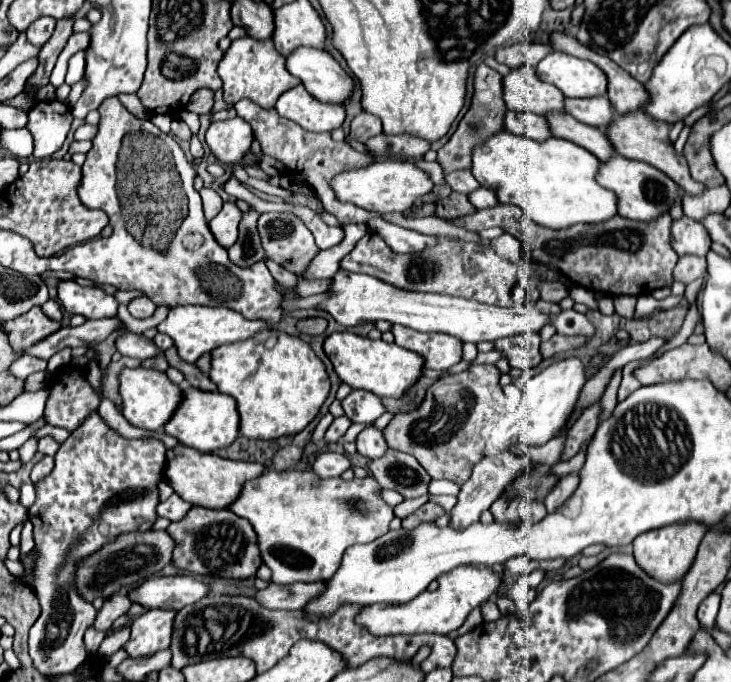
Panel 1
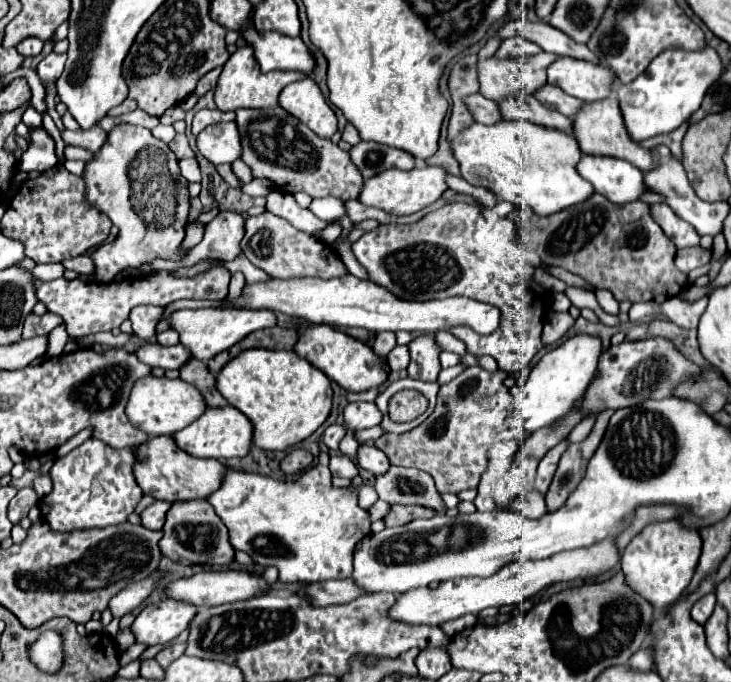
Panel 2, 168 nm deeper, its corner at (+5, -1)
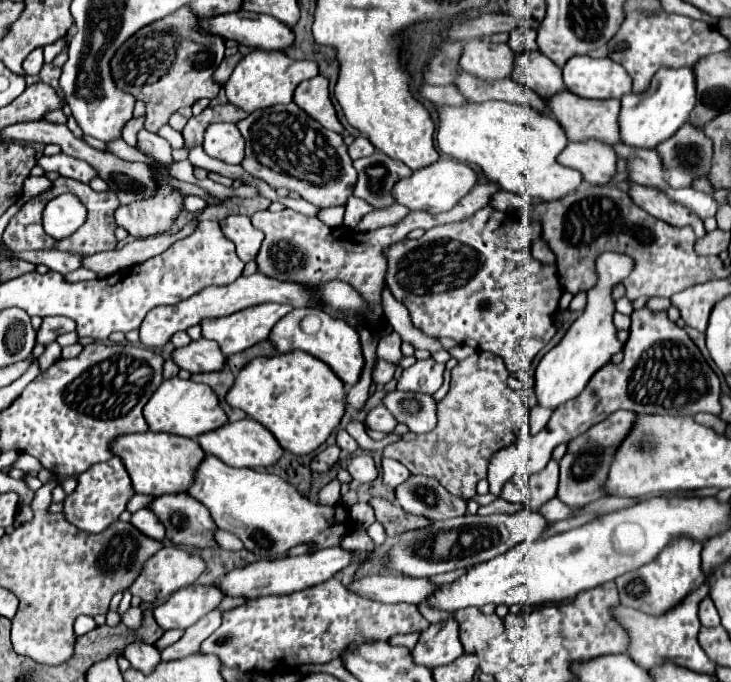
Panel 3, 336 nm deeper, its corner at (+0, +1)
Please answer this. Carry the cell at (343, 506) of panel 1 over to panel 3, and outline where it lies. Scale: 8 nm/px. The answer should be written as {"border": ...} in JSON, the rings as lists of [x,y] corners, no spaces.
{"border":[[[206,455],[198,465],[196,481],[188,489],[188,495],[208,507],[220,529],[234,533],[248,551],[260,557],[276,557],[296,545],[310,545],[310,553],[314,553],[340,545],[342,539],[354,531],[354,521],[350,521],[350,511],[344,503],[334,507],[320,505],[296,493],[296,489],[278,475],[234,469],[214,455]]]}

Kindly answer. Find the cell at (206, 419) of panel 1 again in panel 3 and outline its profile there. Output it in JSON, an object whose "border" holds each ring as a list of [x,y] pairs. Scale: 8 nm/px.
{"border":[[[250,417],[232,421],[232,423],[228,421],[226,425],[214,429],[214,431],[202,433],[196,441],[200,443],[200,447],[206,453],[220,457],[226,465],[232,465],[232,467],[268,467],[268,465],[276,463],[284,453],[282,447],[278,445],[278,441],[274,439],[274,435],[266,427],[262,427],[258,421],[252,421]]]}

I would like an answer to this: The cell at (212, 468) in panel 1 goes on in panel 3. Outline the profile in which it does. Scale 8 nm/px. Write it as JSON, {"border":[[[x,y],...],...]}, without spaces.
{"border":[[[154,431],[138,435],[122,435],[116,441],[112,441],[112,451],[122,459],[132,479],[134,491],[154,497],[170,493],[186,493],[190,485],[194,485],[194,469],[198,469],[202,457],[206,457],[206,453],[194,439]]]}

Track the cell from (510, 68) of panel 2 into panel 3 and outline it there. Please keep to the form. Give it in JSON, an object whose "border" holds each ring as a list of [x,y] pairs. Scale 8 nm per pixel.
{"border":[[[480,39],[464,43],[464,53],[460,57],[460,67],[484,81],[506,79],[514,71],[516,53],[508,45],[496,45]]]}

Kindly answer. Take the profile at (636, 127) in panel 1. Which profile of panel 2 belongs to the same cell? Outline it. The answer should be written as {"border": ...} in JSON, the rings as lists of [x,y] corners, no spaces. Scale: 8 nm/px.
{"border":[[[615,95],[601,99],[601,101],[593,101],[593,103],[585,103],[573,117],[573,137],[577,139],[581,153],[589,153],[589,155],[607,155],[607,157],[617,157],[623,161],[629,161],[631,165],[639,167],[641,171],[649,171],[649,167],[655,165],[653,155],[649,155],[649,149],[641,149],[629,135],[623,123],[623,115],[619,109],[619,103],[615,99]]]}

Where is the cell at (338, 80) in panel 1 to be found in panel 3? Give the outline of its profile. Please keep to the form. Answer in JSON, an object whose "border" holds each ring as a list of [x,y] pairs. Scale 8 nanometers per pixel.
{"border":[[[234,11],[222,17],[202,19],[202,31],[218,33],[224,39],[234,39],[242,45],[262,51],[284,51],[294,45],[294,31],[270,15]]]}

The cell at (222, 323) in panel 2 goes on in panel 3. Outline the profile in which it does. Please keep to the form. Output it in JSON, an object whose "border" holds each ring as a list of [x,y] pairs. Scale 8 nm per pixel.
{"border":[[[262,303],[258,307],[248,307],[248,309],[242,309],[238,313],[232,313],[228,317],[212,317],[212,319],[206,319],[202,321],[202,337],[206,339],[212,339],[218,343],[218,347],[222,349],[224,355],[232,355],[232,353],[240,353],[248,347],[252,347],[254,343],[258,341],[264,341],[272,327],[286,315],[290,313],[292,307],[290,305],[280,305],[280,303]]]}

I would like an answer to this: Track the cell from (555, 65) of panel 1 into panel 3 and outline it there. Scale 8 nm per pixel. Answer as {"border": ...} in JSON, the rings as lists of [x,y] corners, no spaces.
{"border":[[[588,55],[570,57],[564,65],[564,83],[568,91],[588,99],[620,99],[632,91],[632,79],[626,69],[612,59],[592,59]]]}

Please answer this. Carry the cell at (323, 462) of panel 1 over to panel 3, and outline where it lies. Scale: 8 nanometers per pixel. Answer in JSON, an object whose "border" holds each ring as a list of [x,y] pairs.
{"border":[[[370,453],[354,455],[350,459],[350,463],[346,465],[346,471],[352,475],[352,479],[356,483],[370,483],[370,481],[374,481],[378,477],[378,467],[376,467]]]}

